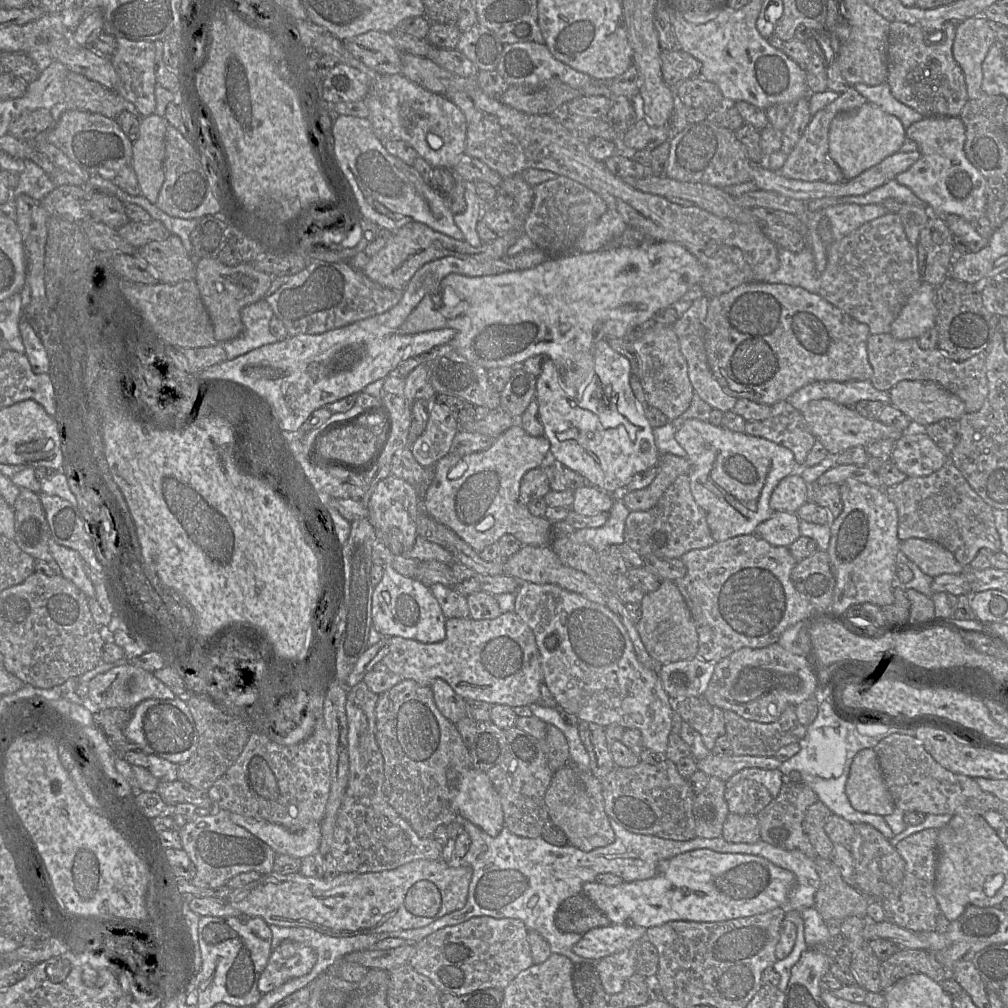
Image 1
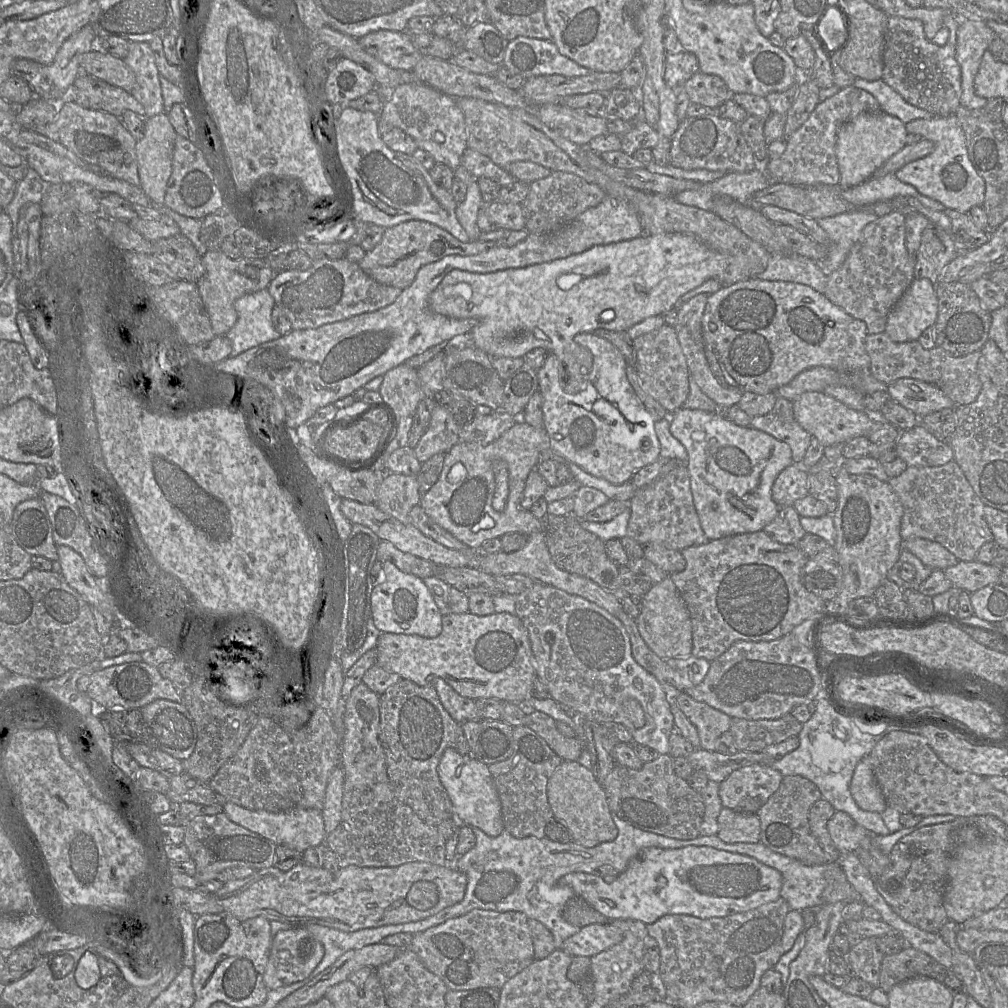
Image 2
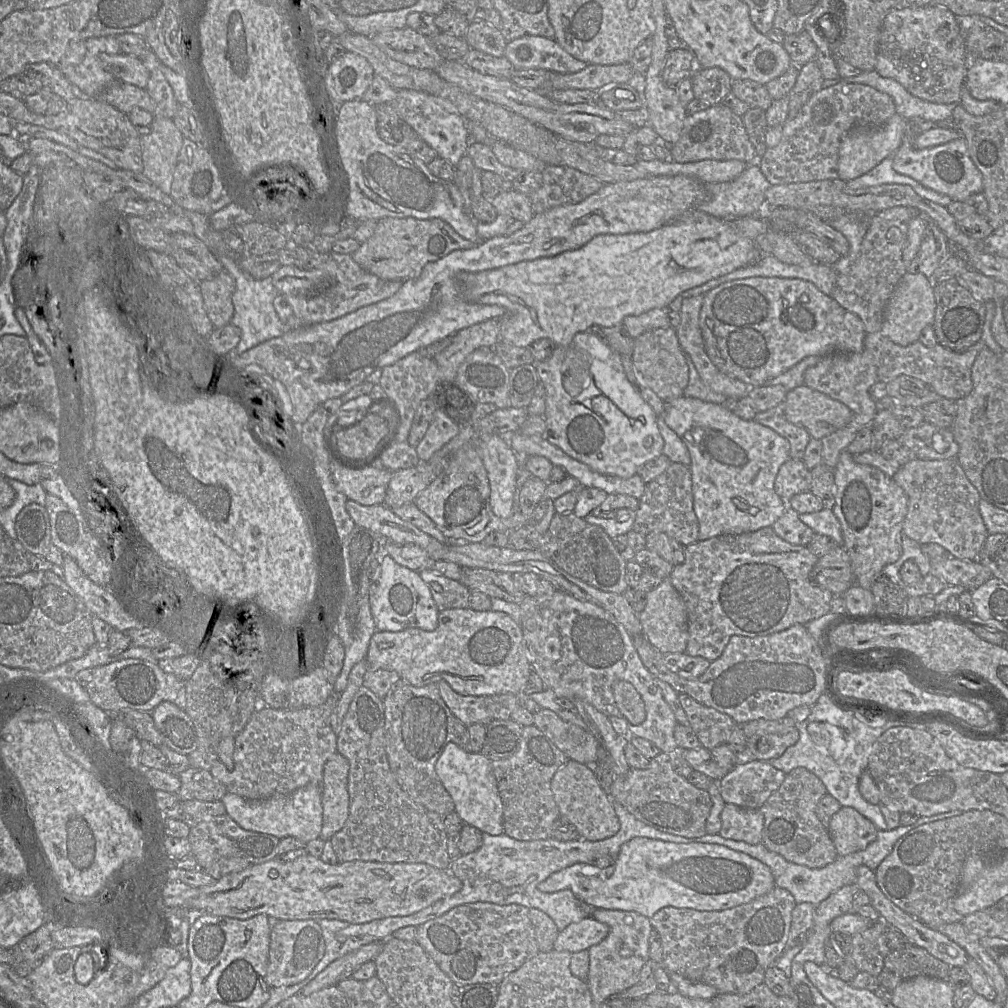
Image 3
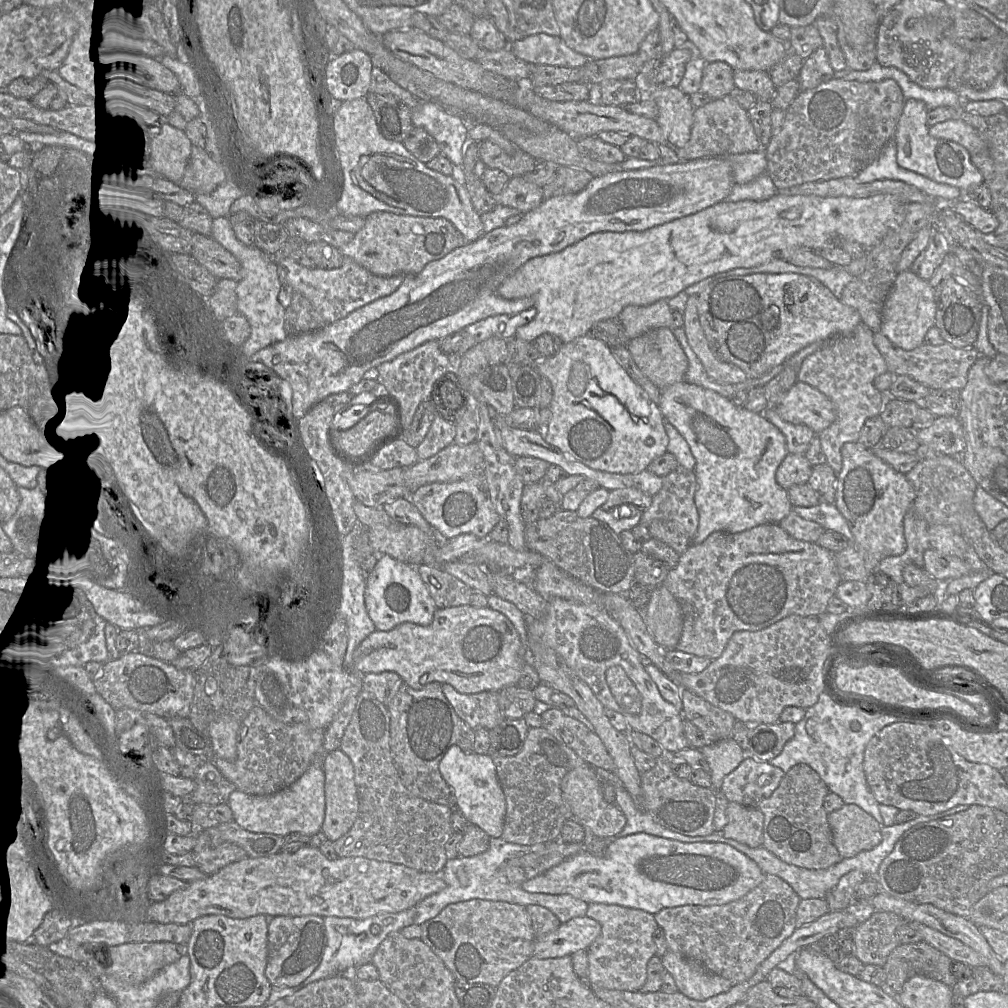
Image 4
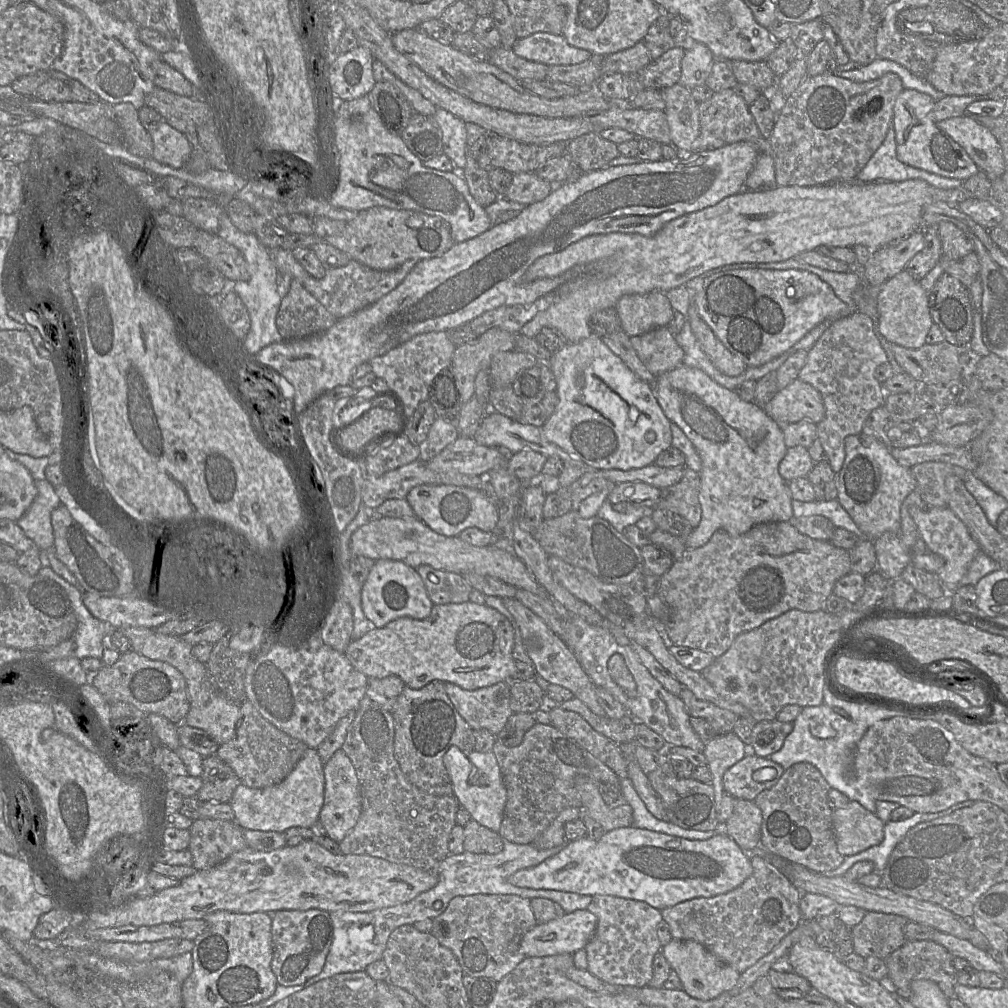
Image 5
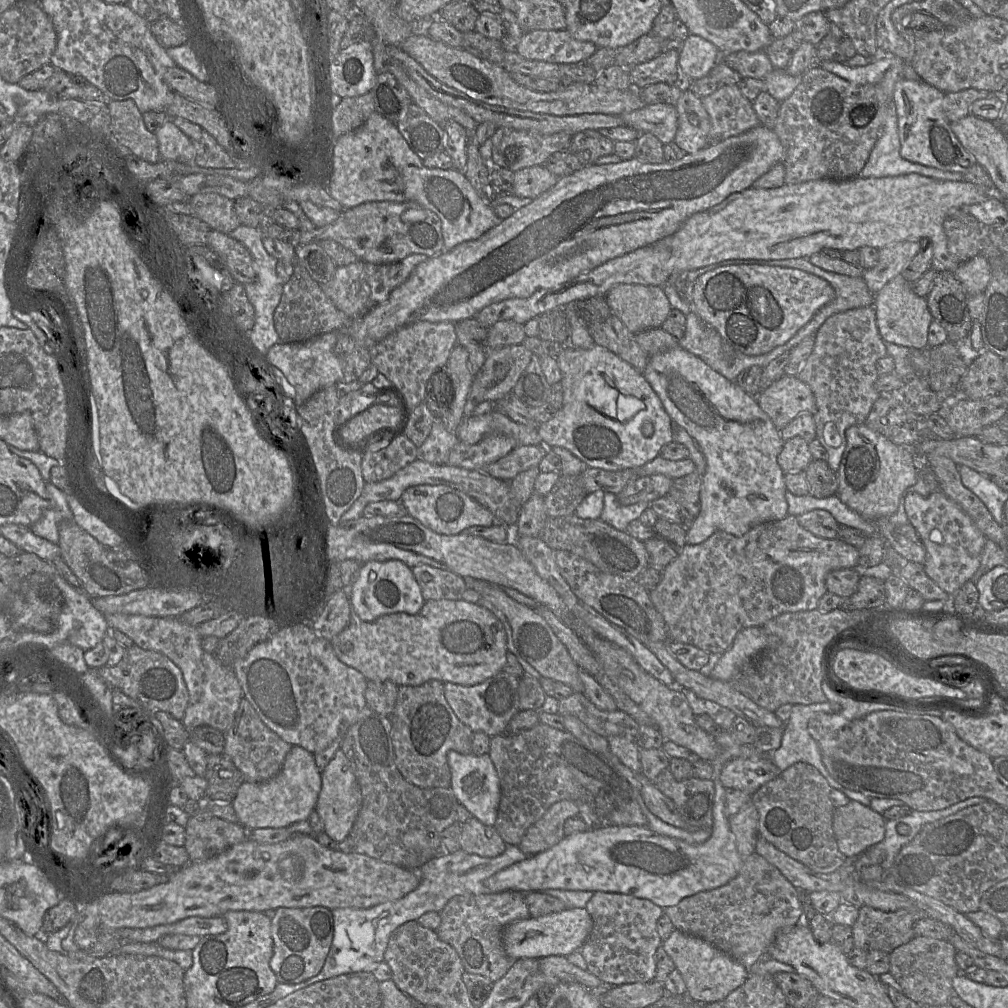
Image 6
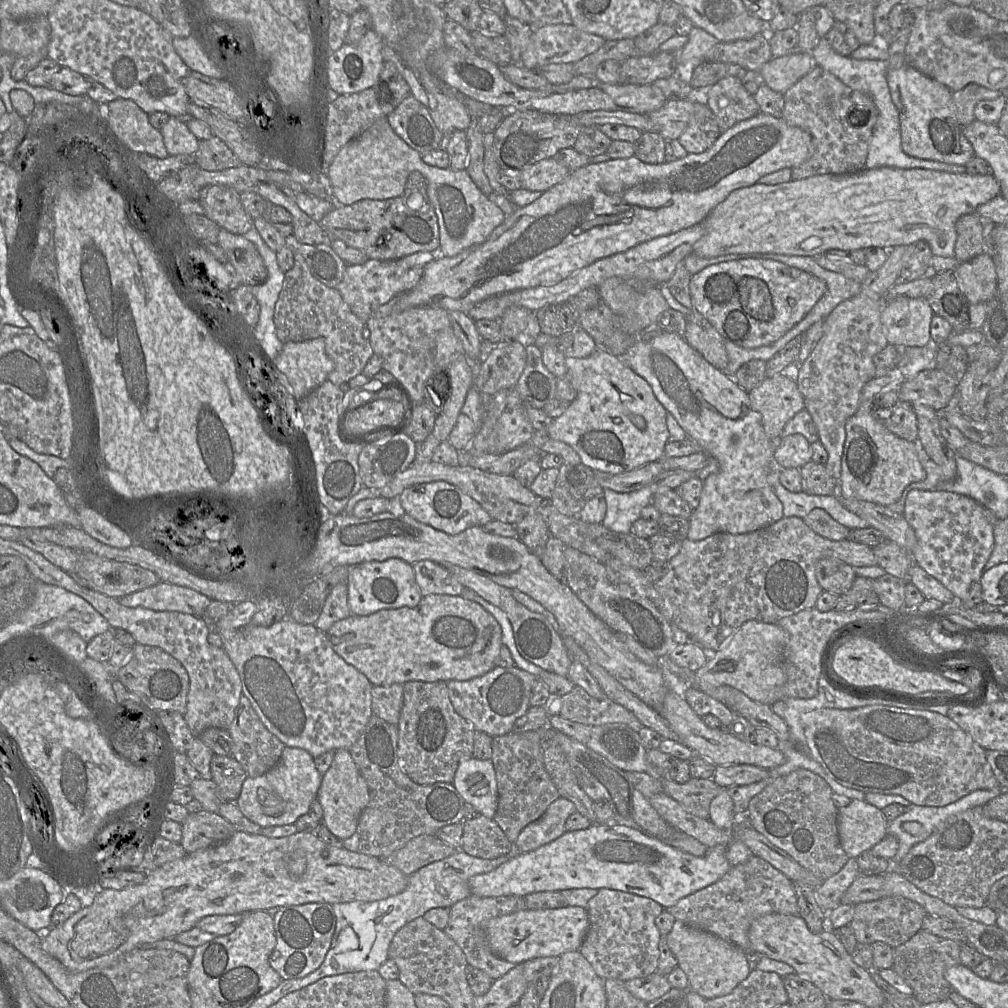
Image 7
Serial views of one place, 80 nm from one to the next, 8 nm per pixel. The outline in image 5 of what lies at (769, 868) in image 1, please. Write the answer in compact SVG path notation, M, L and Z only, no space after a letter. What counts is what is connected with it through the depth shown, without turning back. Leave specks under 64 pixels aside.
M630 826L608 831L599 840L585 836L566 842L556 855L534 867L518 870L507 880L517 887L558 890L590 896L610 895L643 901L661 911L693 898L712 897L729 892L741 885L752 873L750 855L725 832L718 832L707 840L688 840Z

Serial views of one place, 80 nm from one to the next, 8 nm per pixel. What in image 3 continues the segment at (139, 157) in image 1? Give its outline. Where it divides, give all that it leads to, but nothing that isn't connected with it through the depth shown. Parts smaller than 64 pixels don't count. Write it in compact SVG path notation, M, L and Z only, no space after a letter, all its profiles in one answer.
M154 116L151 132L141 136L143 175L170 195L184 136L172 119Z

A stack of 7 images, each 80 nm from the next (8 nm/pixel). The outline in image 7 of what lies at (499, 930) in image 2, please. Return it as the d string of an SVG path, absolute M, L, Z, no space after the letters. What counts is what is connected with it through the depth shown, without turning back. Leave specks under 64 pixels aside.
M469 895L449 908L449 922L443 931L460 947L469 965L483 970L491 979L497 980L516 964L505 961L493 954L486 935L486 923L492 918L524 909L527 908L524 897L521 896L480 897Z

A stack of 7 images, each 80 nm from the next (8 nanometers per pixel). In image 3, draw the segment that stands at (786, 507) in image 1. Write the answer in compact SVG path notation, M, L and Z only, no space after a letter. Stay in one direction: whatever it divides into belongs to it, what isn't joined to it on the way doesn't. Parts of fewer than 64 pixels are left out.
M789 458L784 462L774 481L774 490L787 503L796 494L810 490L811 471L802 459Z

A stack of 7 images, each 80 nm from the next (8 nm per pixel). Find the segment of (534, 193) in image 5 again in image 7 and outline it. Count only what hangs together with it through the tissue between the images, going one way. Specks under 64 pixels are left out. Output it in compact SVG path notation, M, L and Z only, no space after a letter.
M553 157L538 161L521 170L521 188L545 192L562 182L572 171Z

